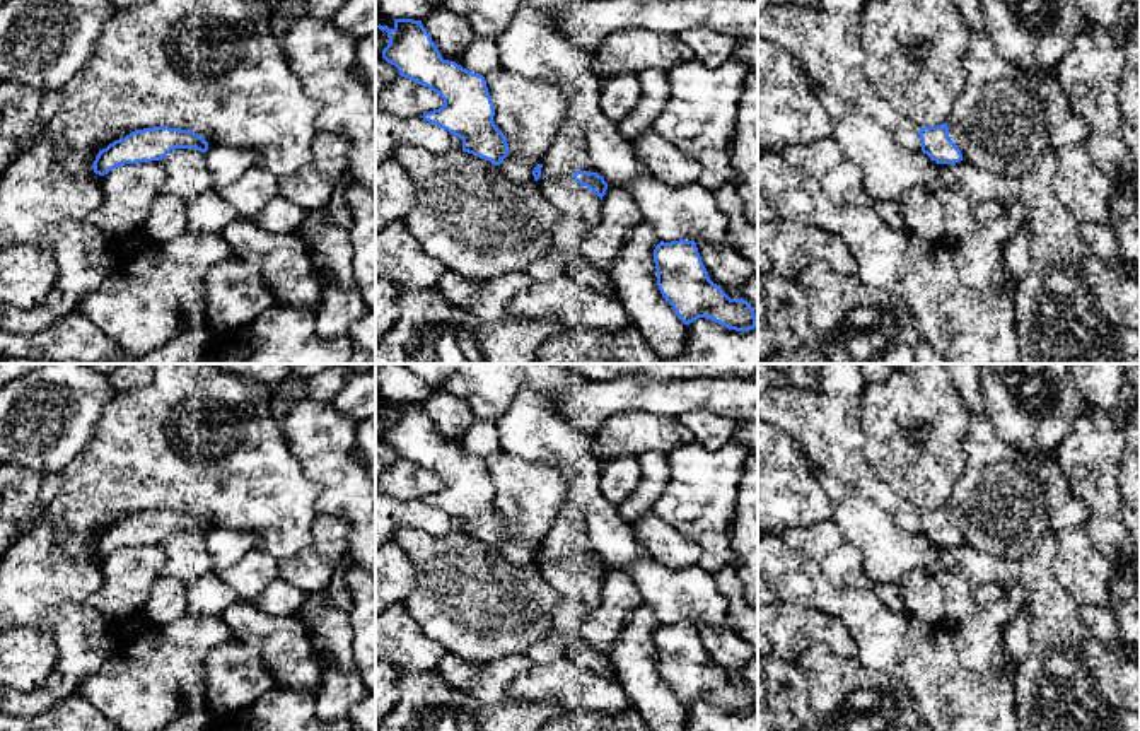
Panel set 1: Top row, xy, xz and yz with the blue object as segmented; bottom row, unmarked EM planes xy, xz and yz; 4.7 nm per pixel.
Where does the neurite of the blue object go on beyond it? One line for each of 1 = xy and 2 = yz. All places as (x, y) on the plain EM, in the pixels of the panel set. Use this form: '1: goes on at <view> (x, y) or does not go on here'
1: does not go on here
2: does not go on here

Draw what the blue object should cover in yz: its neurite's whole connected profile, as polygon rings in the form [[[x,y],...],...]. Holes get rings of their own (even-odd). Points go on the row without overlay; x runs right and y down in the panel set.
[[[947,506],[937,509],[923,509],[918,514],[922,535],[937,547],[956,547],[963,543],[961,533],[949,519]]]

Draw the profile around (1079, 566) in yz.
[[[1085,526],[1067,528],[1056,536],[1055,581],[1079,606],[1111,606],[1116,567],[1091,540]]]

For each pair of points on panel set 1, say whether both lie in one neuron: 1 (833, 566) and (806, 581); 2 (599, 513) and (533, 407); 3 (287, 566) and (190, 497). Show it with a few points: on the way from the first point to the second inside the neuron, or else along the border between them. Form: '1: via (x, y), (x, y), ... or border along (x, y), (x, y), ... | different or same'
1: border along (789, 547), (808, 554), (838, 588) | different
2: via (582, 487), (582, 470), (546, 432) | same
3: border along (311, 533), (308, 545), (289, 550), (277, 561) | different

